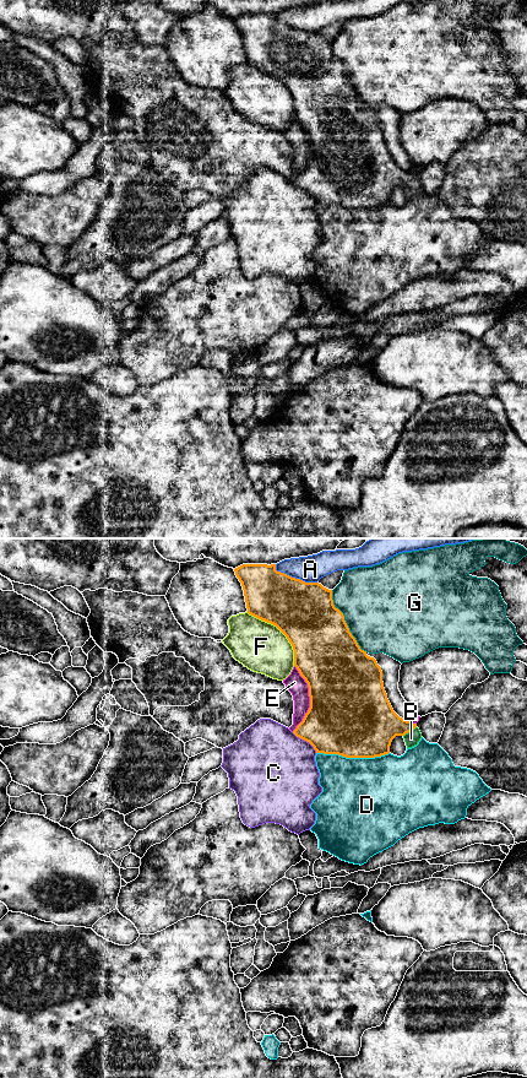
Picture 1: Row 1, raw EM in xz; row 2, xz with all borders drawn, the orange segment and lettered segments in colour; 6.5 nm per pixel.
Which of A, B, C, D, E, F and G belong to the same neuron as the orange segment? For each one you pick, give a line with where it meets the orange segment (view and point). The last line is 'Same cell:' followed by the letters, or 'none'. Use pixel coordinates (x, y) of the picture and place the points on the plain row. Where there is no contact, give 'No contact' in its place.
B: Touches orange at xz (409, 182)
Same cell: B

